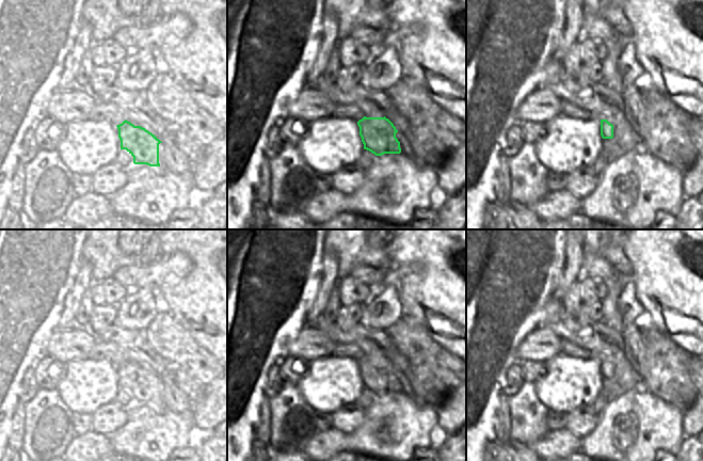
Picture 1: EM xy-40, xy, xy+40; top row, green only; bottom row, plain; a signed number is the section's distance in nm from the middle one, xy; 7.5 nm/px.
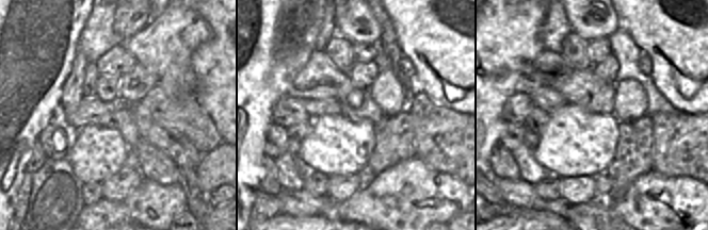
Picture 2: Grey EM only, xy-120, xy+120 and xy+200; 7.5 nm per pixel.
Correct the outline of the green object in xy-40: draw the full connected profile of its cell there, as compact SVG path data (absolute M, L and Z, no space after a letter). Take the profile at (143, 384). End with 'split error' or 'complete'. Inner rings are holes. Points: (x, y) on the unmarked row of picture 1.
M126 359L116 366L121 388L126 388L133 396L134 403L160 406L159 383L162 381L155 373Z | complete

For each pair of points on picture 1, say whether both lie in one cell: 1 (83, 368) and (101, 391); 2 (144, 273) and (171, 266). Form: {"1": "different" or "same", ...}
{"1": "same", "2": "same"}

